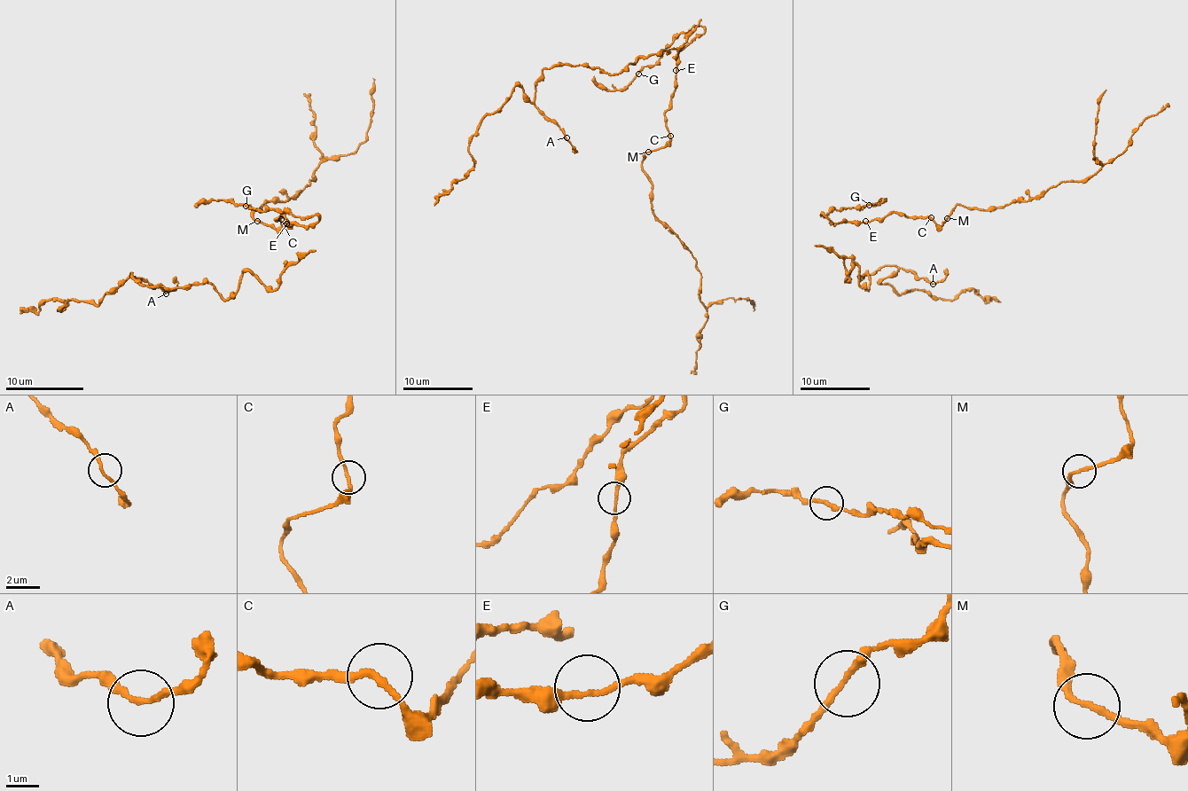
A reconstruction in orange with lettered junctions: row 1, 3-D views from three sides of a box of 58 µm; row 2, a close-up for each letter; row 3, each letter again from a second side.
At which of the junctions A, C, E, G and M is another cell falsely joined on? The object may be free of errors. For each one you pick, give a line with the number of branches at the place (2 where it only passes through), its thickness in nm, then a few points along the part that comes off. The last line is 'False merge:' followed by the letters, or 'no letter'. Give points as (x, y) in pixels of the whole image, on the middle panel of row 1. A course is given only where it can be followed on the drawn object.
False merge: no letter

